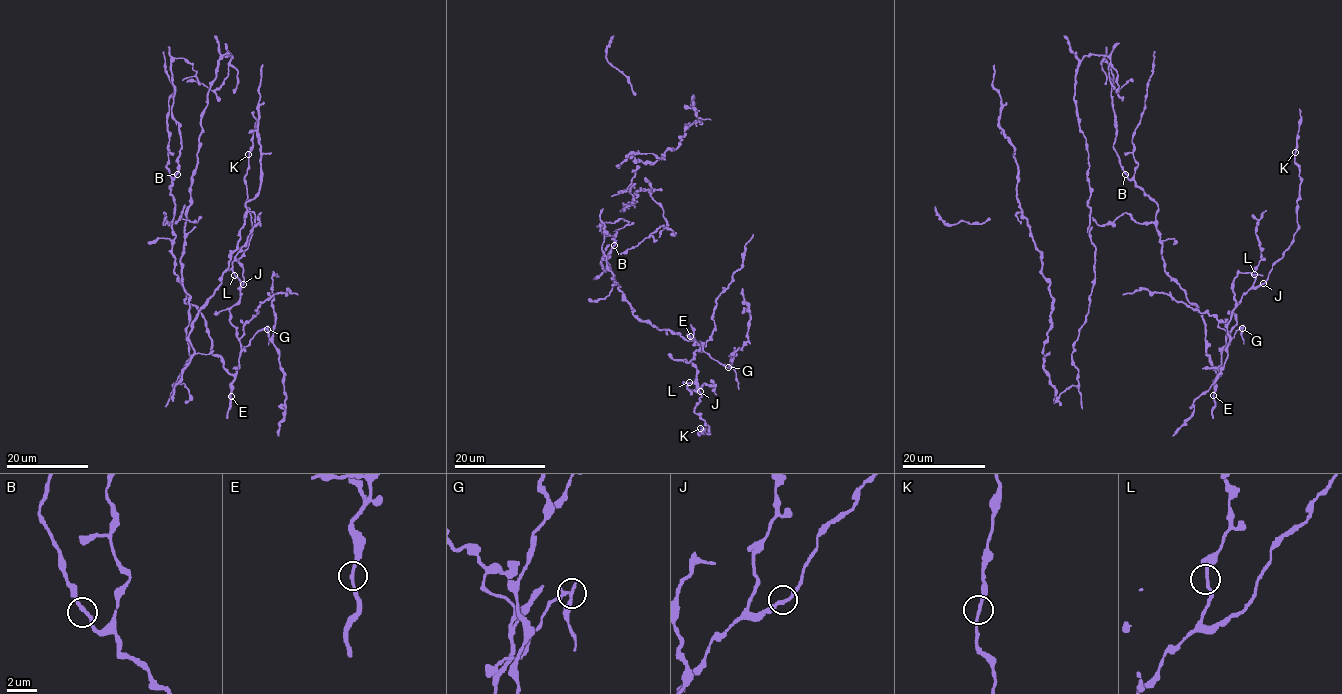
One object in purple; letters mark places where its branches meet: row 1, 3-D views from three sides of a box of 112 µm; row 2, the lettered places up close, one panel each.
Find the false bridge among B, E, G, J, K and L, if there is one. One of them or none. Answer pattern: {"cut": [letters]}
{"cut": ["G"]}

